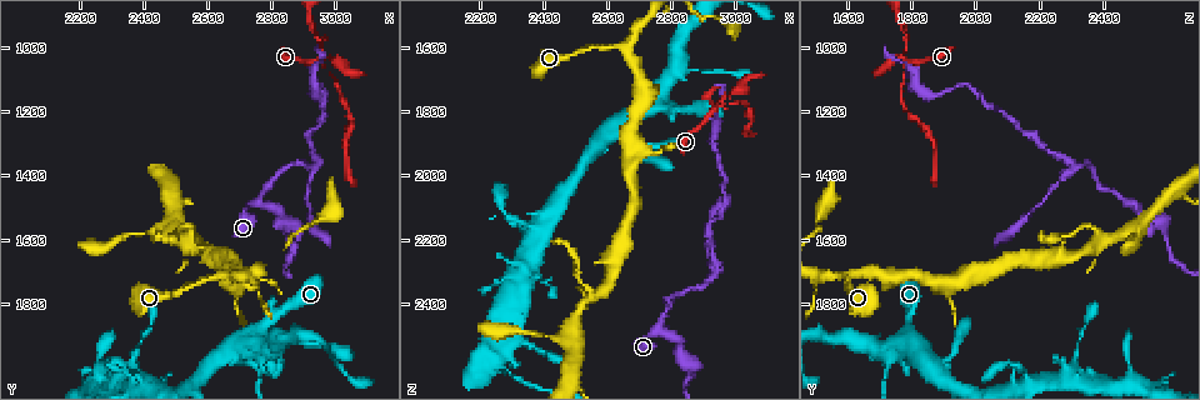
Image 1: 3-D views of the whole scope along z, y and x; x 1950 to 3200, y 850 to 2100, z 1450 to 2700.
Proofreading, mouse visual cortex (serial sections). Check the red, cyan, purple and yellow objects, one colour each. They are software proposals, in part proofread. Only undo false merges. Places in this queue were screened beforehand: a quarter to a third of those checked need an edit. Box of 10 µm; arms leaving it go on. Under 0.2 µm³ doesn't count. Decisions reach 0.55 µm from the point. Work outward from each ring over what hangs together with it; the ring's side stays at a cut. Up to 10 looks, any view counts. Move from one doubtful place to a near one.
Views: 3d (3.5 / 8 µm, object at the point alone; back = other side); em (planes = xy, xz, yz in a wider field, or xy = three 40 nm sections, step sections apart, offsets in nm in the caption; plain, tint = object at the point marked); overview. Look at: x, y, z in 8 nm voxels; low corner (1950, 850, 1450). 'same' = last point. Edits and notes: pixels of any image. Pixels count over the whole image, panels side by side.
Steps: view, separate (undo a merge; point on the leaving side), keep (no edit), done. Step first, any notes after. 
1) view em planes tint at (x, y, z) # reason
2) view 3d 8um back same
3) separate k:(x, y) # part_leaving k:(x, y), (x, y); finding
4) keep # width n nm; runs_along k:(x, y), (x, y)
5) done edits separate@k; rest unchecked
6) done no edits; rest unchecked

view 3d 8um at (2650, 1710, 1600)

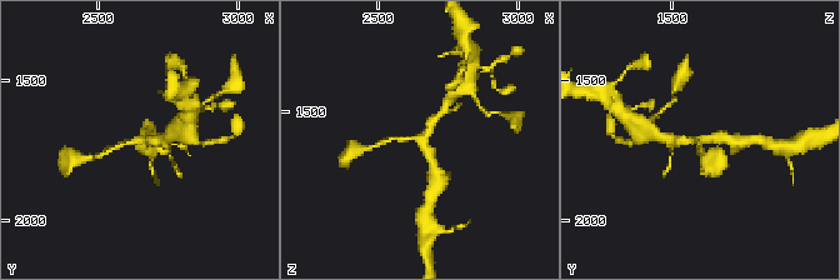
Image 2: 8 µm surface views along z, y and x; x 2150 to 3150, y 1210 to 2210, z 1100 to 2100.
view 3d 3.5um same # closer look

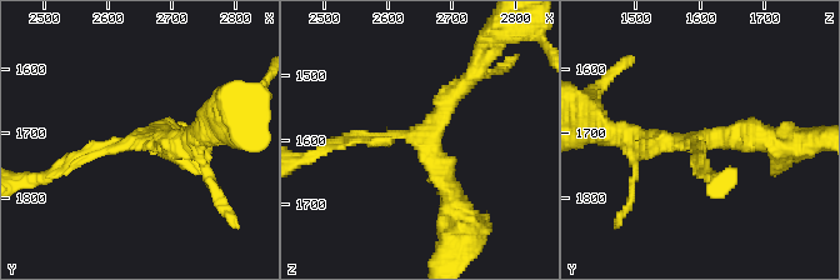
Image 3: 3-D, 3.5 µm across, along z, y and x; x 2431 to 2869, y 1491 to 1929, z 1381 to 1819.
view em xy step 2 tint at (2650, 1710, 1605)

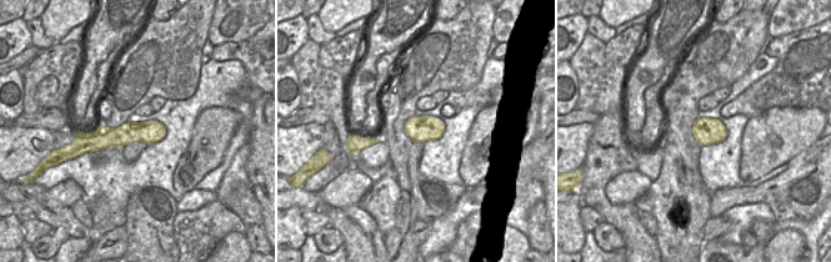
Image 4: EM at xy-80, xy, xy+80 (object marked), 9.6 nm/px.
keep # runs_along 3:(346, 141), (411, 135), (454, 211); all the same cell

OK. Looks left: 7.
view 3d 8um at (2970, 1020, 1770) # abrupt turn

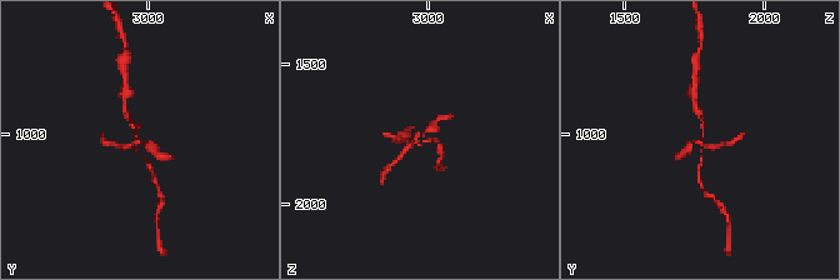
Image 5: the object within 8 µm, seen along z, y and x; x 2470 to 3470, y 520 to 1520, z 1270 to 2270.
view em xy step 2 tint same

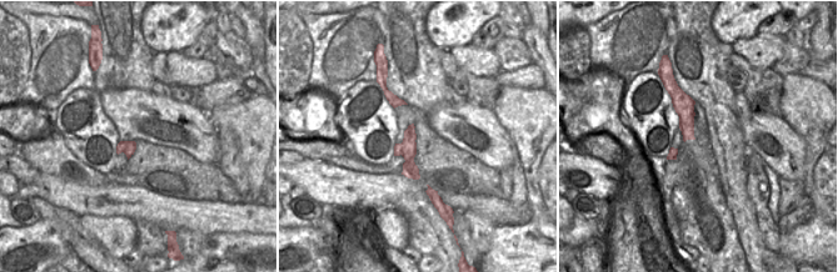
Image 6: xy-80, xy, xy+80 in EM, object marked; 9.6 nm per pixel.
keep # one cell here

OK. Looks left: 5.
view 3d 3.5um at (2940, 1370, 2310) # abrupt turn

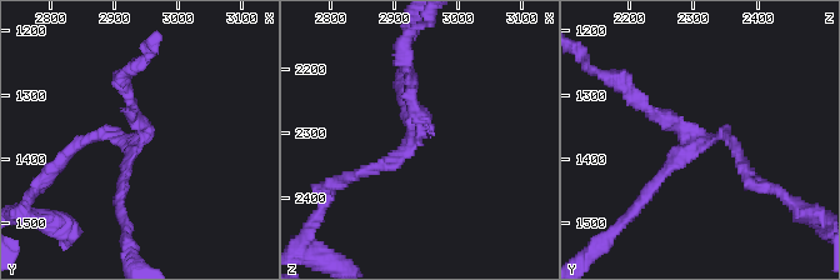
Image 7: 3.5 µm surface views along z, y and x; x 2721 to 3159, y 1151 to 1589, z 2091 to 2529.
view em xy step 3 tint at (2930, 1370, 2315)

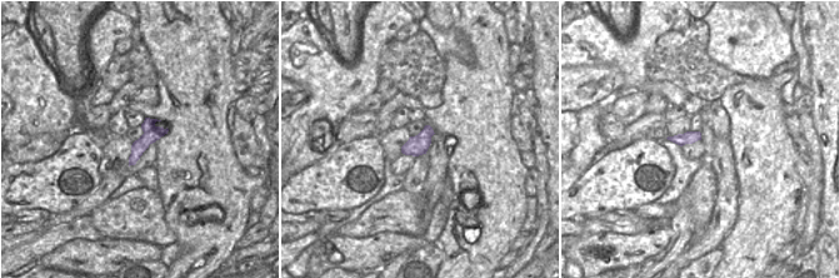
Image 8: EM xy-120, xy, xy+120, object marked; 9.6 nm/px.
keep # width 200 nm; runs_along 7:(345, 180), (418, 141), (410, 80); continuous, no second cell

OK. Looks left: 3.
view 3d 3.5um back at (2810, 1830, 1790) # narrows sharply

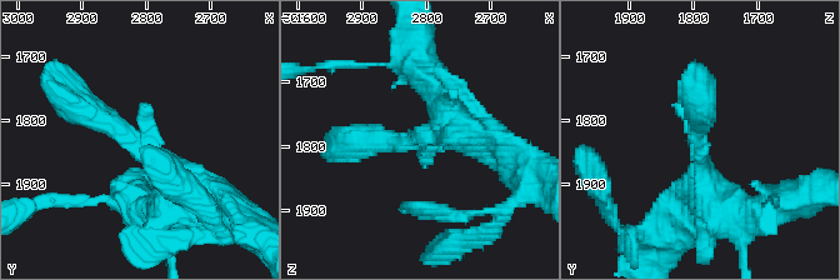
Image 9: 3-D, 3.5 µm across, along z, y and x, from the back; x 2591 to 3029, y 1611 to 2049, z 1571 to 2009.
view em xy step 2 tint at (2805, 1835, 1795)

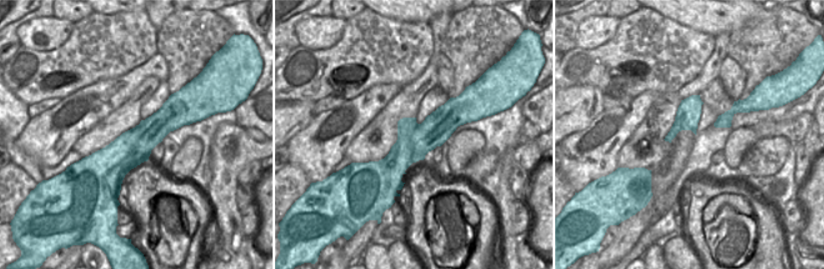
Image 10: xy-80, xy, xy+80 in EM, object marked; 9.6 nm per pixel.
view em xy step 1 tint same # another direction

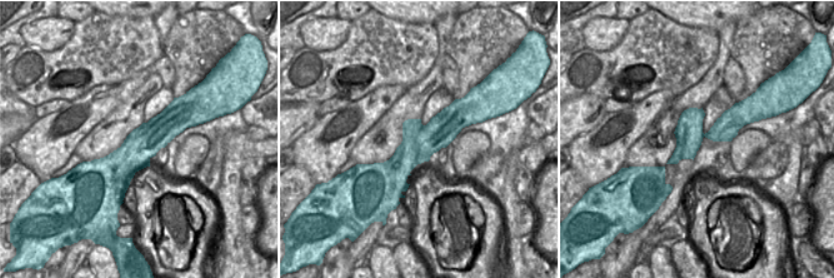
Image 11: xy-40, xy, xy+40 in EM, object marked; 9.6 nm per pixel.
keep # runs_along 11:(189, 120), (91, 165); all the same cell

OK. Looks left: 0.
done no edits; rest unchecked

